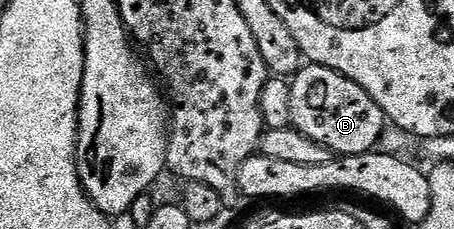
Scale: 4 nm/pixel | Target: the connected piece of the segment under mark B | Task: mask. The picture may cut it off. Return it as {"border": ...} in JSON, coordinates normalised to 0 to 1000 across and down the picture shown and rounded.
{"border":[[[674,279],[641,354],[643,559],[711,624],[736,677],[780,686],[833,646],[852,559],[848,489],[771,336],[709,284]]]}

